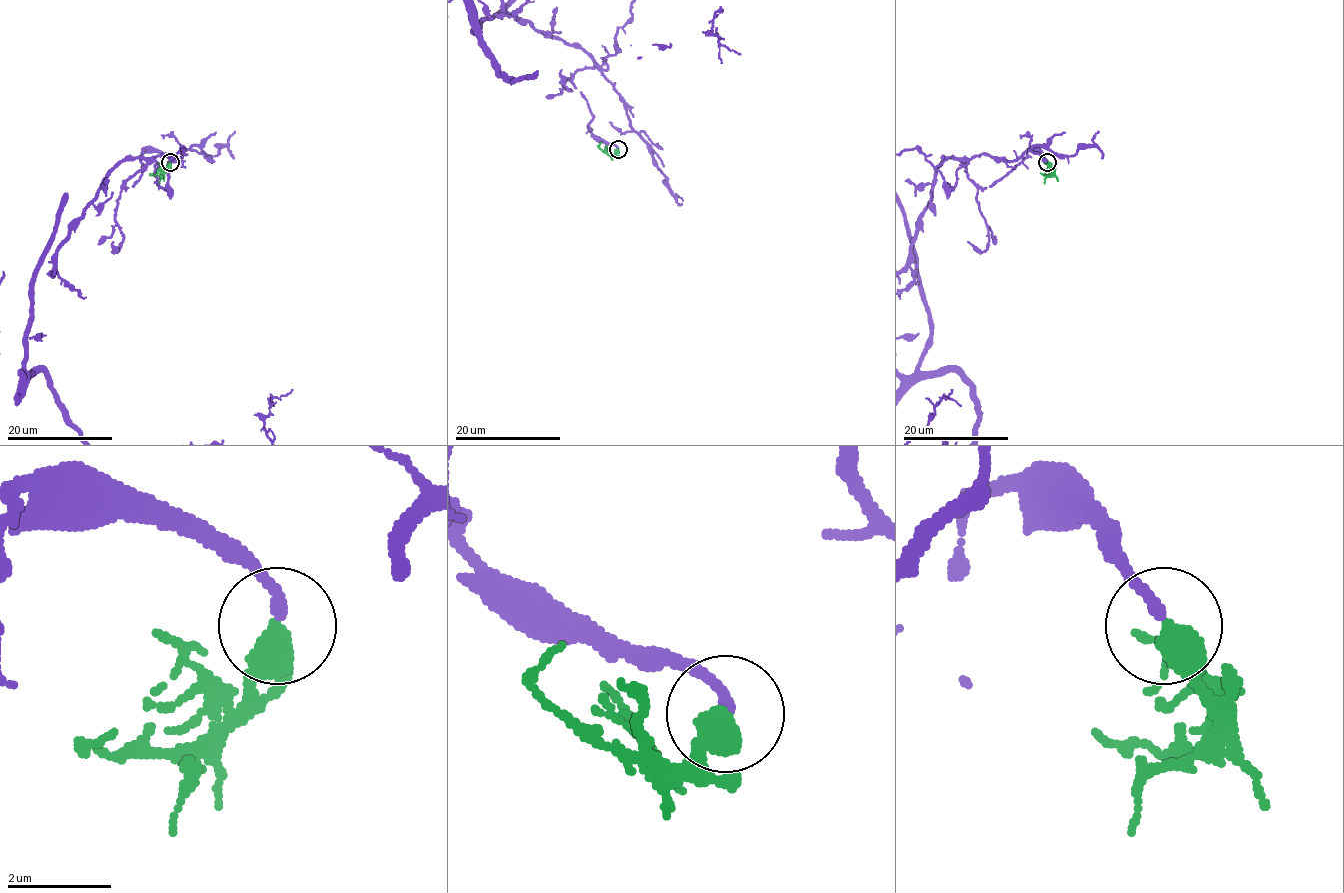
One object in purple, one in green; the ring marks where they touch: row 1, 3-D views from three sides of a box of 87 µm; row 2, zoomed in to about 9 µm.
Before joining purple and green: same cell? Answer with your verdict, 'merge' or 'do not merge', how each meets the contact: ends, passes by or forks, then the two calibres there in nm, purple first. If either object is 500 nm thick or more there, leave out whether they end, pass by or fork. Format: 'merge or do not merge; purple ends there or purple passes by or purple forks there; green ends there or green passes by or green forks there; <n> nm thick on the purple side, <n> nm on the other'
merge; 220 nm thick on the purple side, 550 nm on the other

